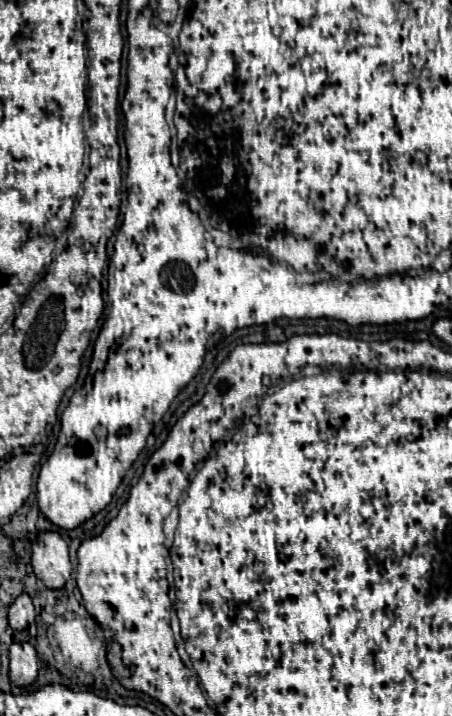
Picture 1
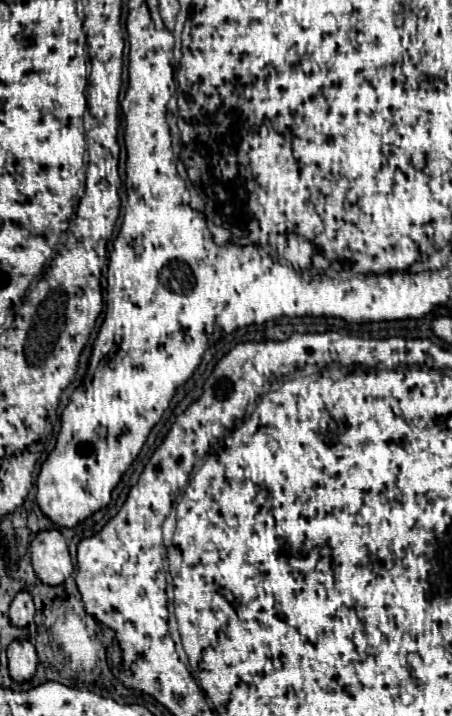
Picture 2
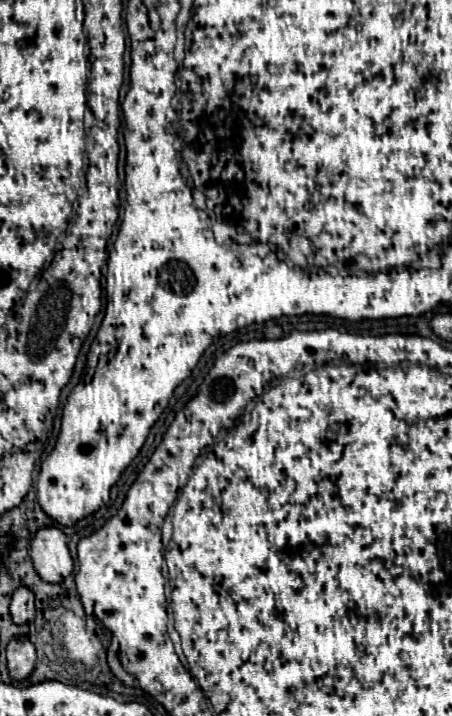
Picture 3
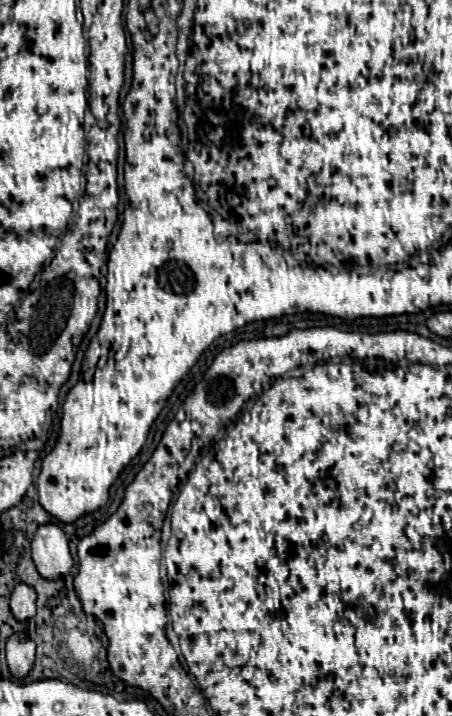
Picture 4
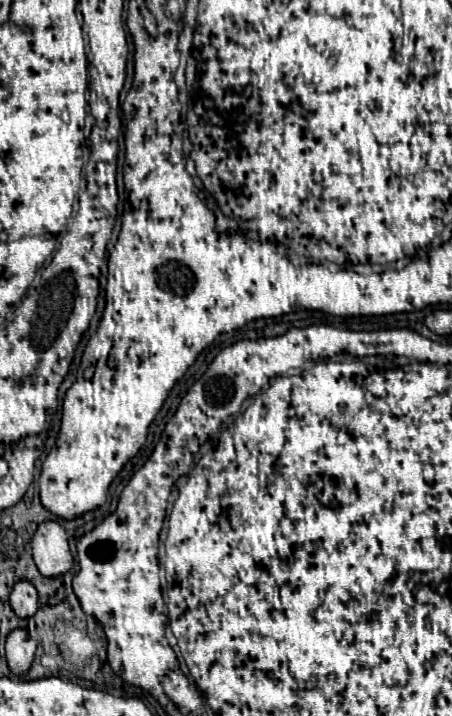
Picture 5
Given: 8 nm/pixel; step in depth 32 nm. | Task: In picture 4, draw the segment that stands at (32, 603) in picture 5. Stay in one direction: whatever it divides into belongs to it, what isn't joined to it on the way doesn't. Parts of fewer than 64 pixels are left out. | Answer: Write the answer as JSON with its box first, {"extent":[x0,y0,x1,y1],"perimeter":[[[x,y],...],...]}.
{"extent":[10,584,36,622],"perimeter":[[[18,584],[12,592],[12,598],[10,598],[10,610],[12,610],[14,618],[20,622],[34,618],[34,614],[36,614],[36,592],[32,588],[28,588],[26,584]]]}

